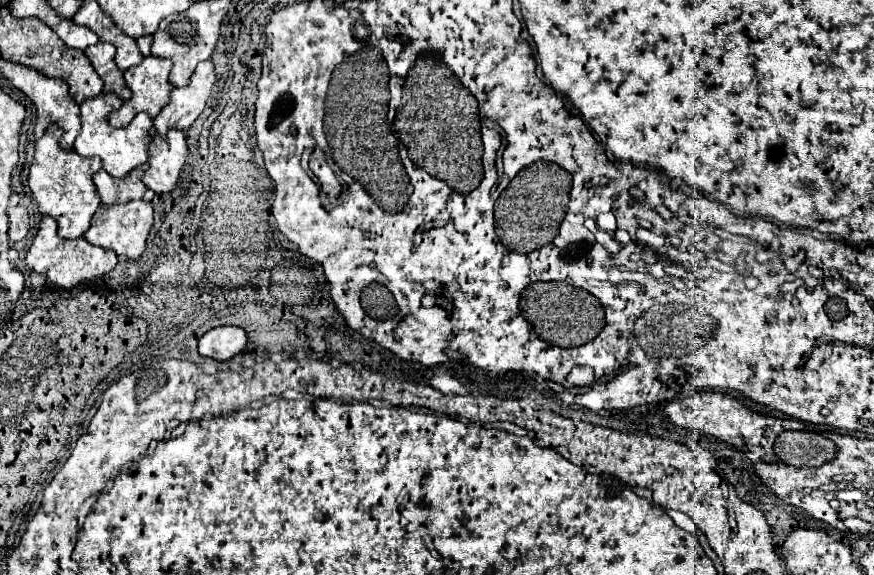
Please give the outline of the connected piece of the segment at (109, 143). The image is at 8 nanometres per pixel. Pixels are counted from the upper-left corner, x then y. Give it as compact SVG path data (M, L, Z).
M99 94L81 104L81 132L75 138L75 152L85 158L99 156L103 170L115 178L125 178L133 168L147 162L147 146L153 140L153 120L147 114L137 114L127 128L113 128L109 114L119 108L119 98L113 94Z

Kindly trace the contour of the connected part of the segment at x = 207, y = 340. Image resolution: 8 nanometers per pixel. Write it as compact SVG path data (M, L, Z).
M219 326L199 338L199 354L219 362L231 360L247 346L247 334L237 326Z

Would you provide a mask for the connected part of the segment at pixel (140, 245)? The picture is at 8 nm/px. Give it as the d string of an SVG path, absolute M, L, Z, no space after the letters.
M133 200L129 204L113 204L113 206L101 204L83 238L93 246L113 250L117 256L123 254L129 260L137 260L145 250L145 242L151 226L153 226L153 208L145 200Z

